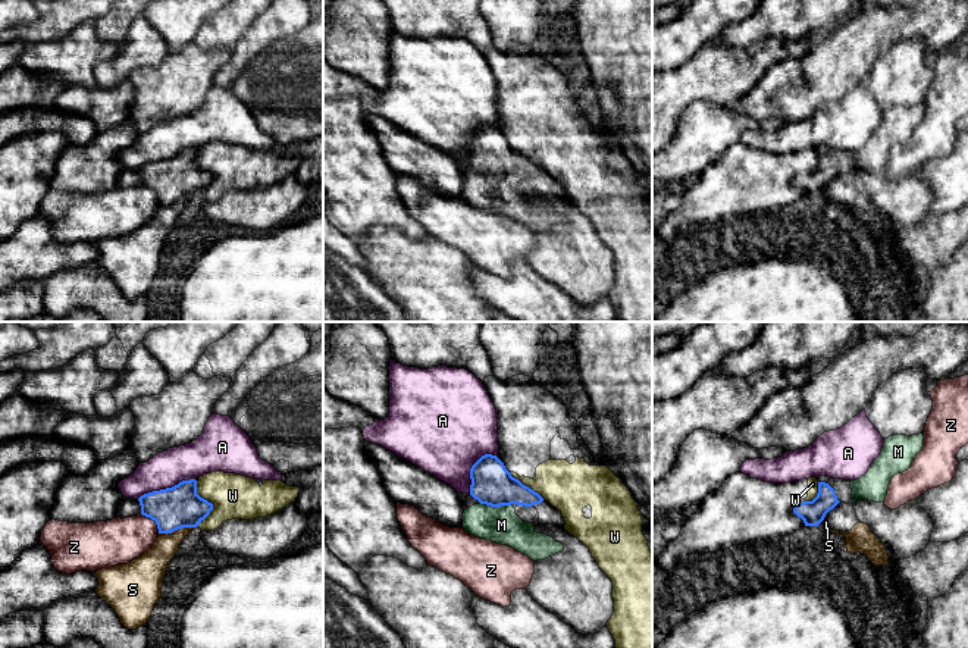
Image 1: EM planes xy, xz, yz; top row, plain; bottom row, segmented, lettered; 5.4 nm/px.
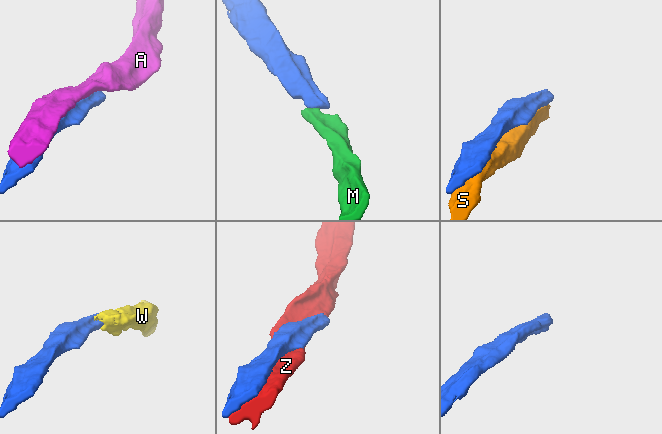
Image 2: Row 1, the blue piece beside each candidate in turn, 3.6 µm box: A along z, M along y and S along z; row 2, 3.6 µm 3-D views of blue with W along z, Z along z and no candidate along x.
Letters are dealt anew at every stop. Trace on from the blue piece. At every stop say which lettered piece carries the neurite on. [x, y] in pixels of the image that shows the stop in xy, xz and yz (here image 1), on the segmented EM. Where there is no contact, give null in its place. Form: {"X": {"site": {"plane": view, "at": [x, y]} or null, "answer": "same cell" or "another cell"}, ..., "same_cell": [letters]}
{"A": {"site": {"plane": "xy", "at": [166, 488]}, "answer": "another cell"}, "M": {"site": {"plane": "xz", "at": [495, 506]}, "answer": "same cell"}, "S": {"site": {"plane": "xy", "at": [175, 529]}, "answer": "another cell"}, "W": {"site": {"plane": "xy", "at": [207, 501]}, "answer": "another cell"}, "Z": {"site": {"plane": "xy", "at": [153, 519]}, "answer": "another cell"}, "same_cell": ["M"]}

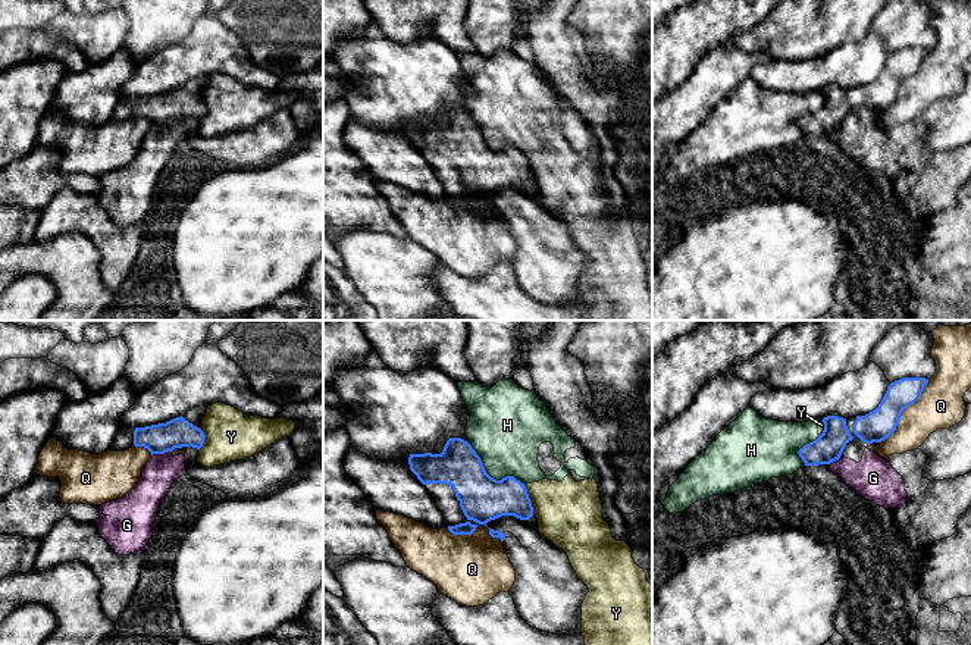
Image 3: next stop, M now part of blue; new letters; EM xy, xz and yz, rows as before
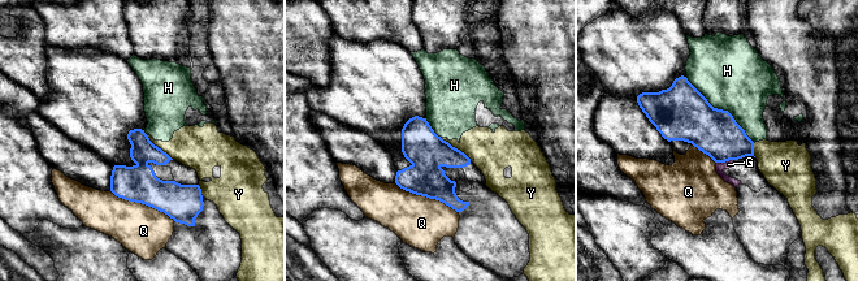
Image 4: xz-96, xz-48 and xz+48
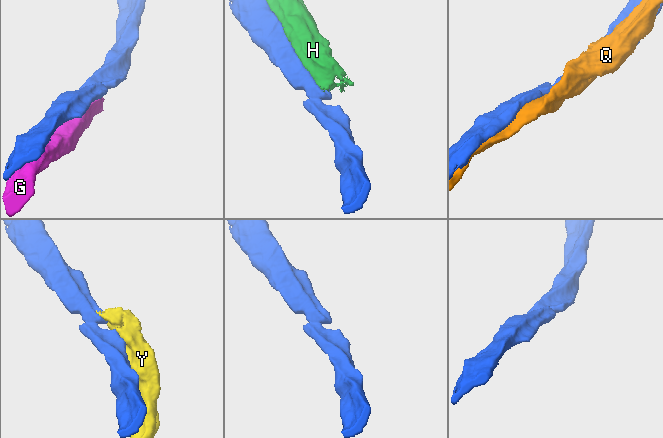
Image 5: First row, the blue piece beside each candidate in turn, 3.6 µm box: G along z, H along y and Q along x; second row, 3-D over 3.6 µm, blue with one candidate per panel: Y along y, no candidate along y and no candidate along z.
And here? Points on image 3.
{"G": {"site": {"plane": "xy", "at": [162, 453]}, "answer": "another cell"}, "H": {"site": {"plane": "xz", "at": [489, 476]}, "answer": "another cell"}, "Q": {"site": {"plane": "xz", "at": [476, 526]}, "answer": "another cell"}, "Y": {"site": {"plane": "xz", "at": [529, 498]}, "answer": "another cell"}, "same_cell": []}

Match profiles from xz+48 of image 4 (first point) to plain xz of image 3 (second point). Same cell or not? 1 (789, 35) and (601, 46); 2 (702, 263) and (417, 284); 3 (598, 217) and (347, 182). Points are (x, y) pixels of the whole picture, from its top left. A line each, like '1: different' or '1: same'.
1: different
2: different
3: different

